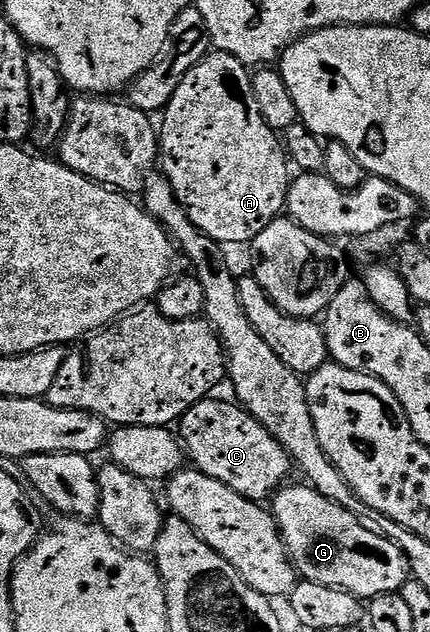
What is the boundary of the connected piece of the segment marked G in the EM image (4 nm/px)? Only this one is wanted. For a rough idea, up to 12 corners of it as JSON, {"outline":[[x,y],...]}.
{"outline":[[309,484],[273,513],[300,579],[360,600],[402,591],[411,565]]}

